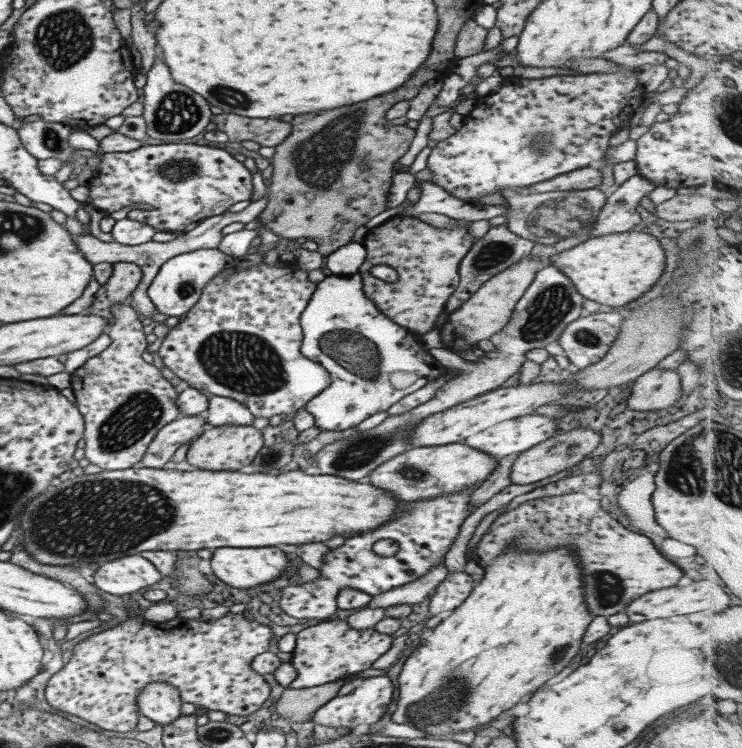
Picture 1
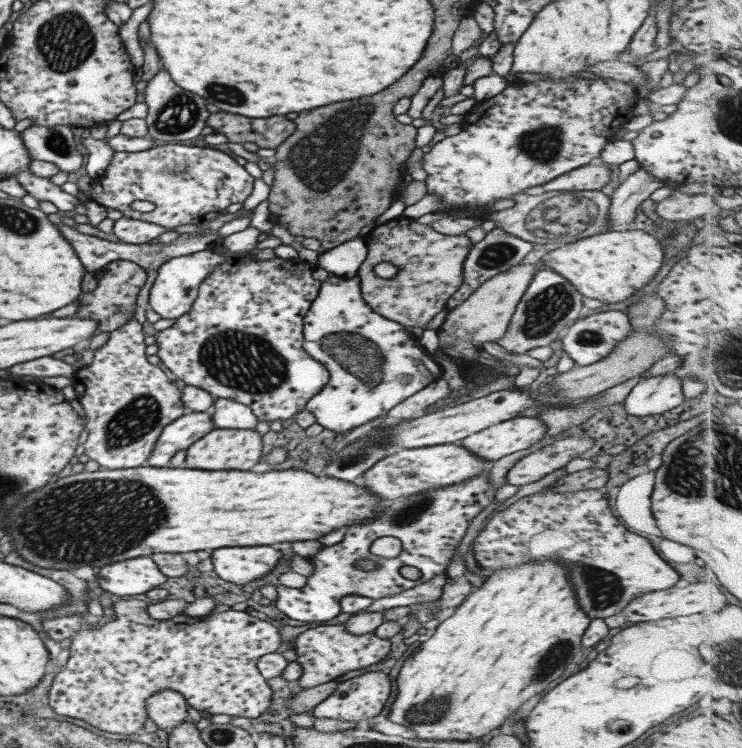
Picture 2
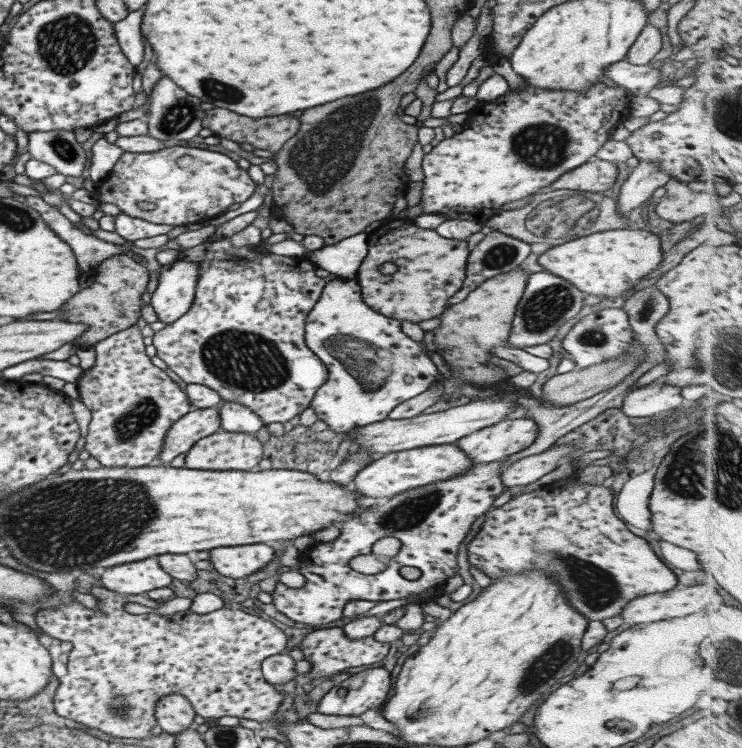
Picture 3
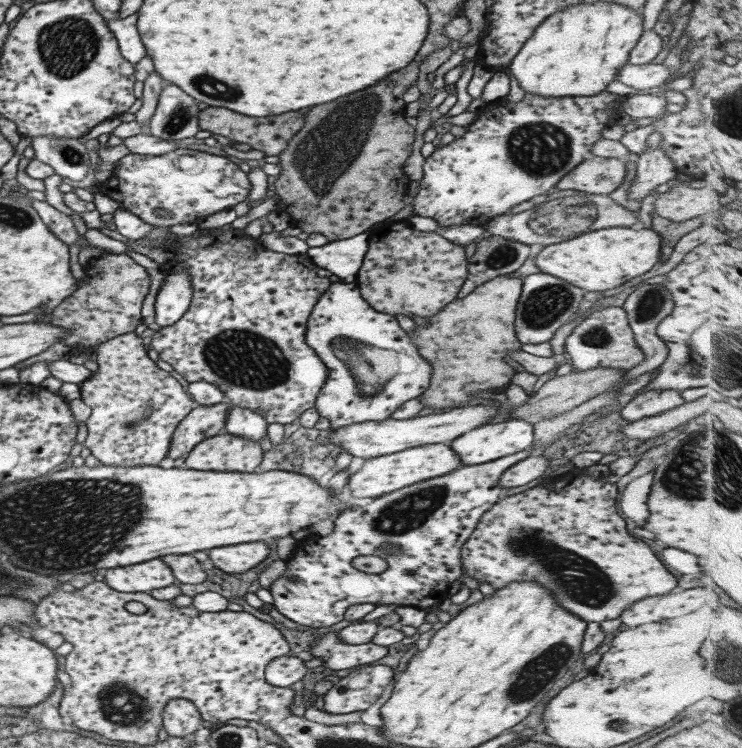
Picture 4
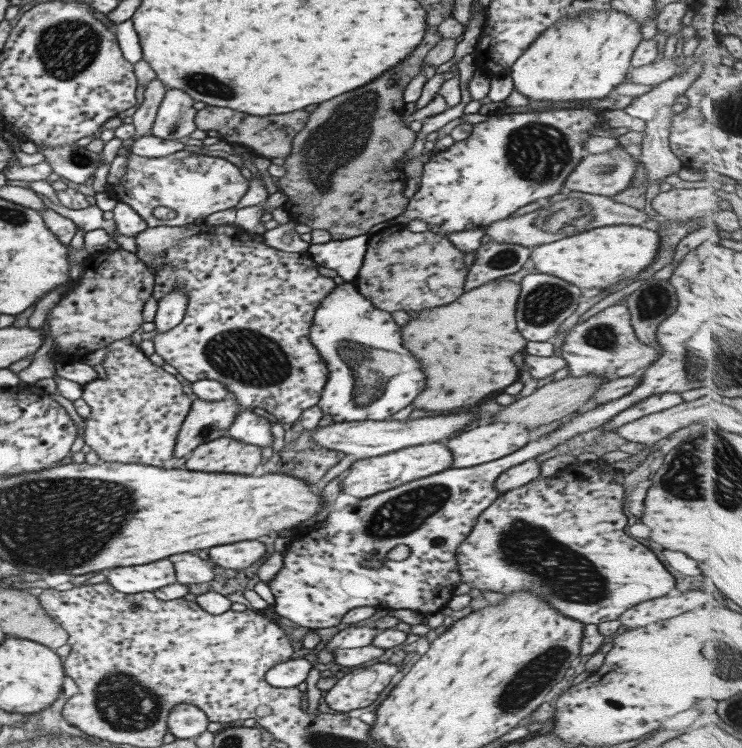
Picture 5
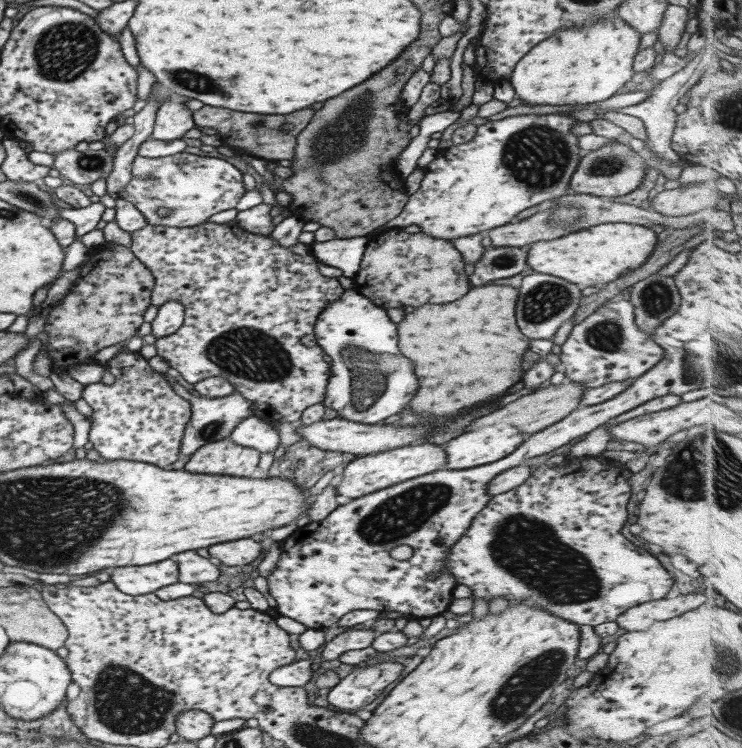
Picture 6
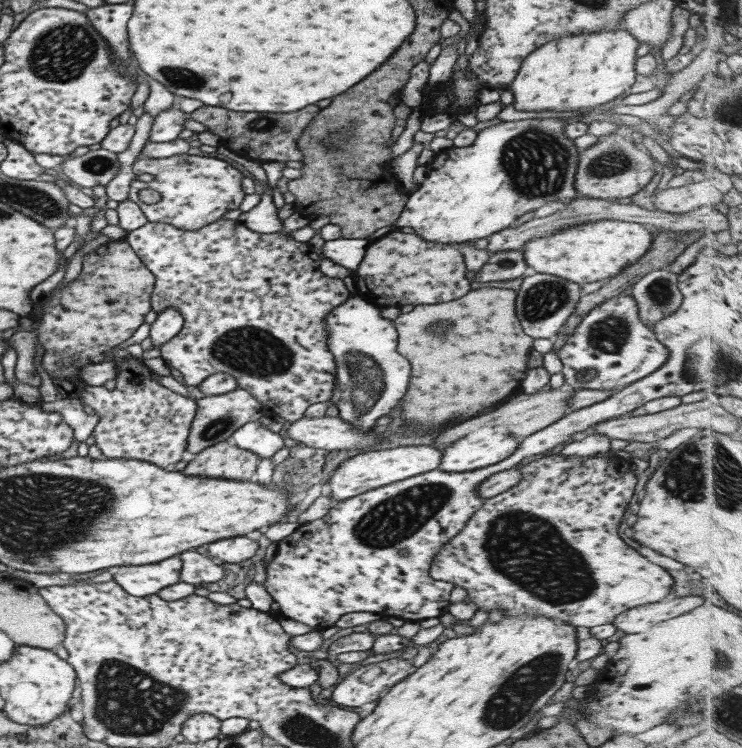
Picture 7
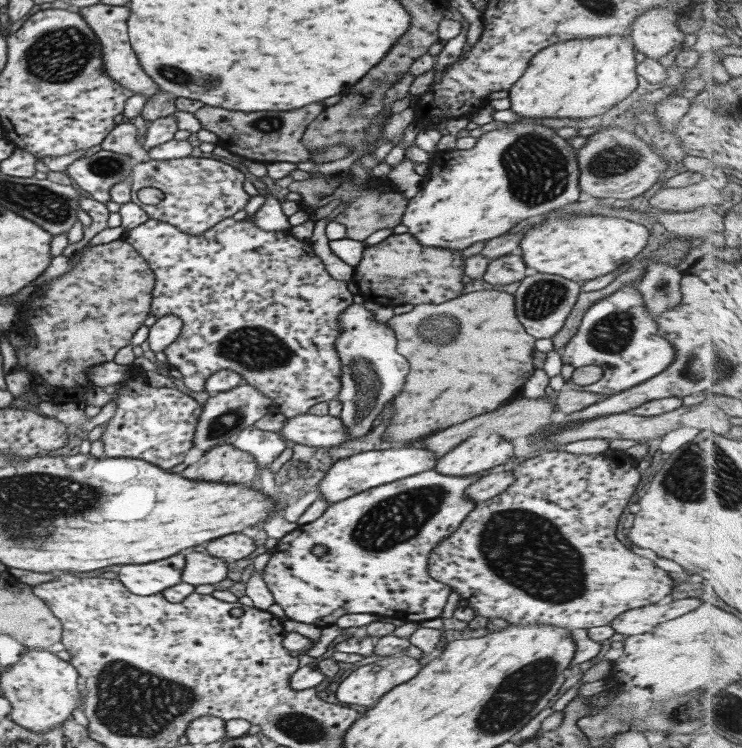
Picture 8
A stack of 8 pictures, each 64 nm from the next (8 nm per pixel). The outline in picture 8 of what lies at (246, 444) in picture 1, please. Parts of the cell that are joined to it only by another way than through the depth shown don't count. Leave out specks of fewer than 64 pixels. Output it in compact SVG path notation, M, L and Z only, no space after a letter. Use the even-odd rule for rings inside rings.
M231 443L213 446L204 452L199 460L189 464L183 478L189 480L205 480L205 482L220 482L231 485L249 485L259 472L256 460L249 454L234 448Z

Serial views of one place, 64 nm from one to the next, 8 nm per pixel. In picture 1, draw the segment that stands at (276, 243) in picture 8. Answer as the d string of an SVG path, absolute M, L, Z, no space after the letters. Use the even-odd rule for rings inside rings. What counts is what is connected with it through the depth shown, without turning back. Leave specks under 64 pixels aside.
M230 260L227 264L229 270L234 270L232 274L226 274L226 269L222 270L220 274L216 274L201 291L200 297L197 299L197 303L190 308L187 313L179 318L177 325L173 326L167 334L164 336L161 346L157 350L159 358L161 358L163 365L169 369L176 377L187 383L191 388L196 388L199 391L203 391L209 395L222 396L225 398L232 398L241 404L244 404L249 412L259 418L269 418L274 414L291 414L291 412L299 411L302 406L311 400L314 396L317 396L327 385L329 385L330 377L327 375L325 369L315 362L311 362L308 358L305 358L300 353L300 345L302 342L302 331L299 325L299 318L301 312L305 310L307 302L311 293L315 290L316 284L310 282L307 279L307 273L298 269L295 260L293 262L276 261L275 265L269 267L265 263L260 262L255 266L244 268L244 270L236 270L237 260Z

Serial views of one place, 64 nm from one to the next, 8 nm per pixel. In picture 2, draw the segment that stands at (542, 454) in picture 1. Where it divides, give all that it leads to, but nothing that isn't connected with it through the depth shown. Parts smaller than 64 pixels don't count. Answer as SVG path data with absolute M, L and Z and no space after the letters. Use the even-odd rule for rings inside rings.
M584 436L555 437L549 444L520 458L504 476L511 486L523 486L535 482L557 468L565 467L572 458L577 458L593 446L593 440Z

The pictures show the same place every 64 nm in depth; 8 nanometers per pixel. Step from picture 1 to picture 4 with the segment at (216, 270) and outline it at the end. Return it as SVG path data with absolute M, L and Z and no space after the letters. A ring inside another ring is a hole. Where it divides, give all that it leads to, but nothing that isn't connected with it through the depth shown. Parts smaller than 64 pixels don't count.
M179 271L169 273L155 295L155 324L160 328L173 325L189 307L192 286L189 273Z

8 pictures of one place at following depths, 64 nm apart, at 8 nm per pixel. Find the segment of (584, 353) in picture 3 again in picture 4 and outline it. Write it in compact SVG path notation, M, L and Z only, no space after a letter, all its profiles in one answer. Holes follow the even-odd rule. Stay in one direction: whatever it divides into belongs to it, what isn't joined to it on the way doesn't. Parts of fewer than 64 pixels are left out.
M605 307L589 314L571 330L565 338L564 354L573 372L583 372L600 368L621 370L623 374L637 368L643 360L642 350L634 342L633 334L627 321L627 314L621 307Z

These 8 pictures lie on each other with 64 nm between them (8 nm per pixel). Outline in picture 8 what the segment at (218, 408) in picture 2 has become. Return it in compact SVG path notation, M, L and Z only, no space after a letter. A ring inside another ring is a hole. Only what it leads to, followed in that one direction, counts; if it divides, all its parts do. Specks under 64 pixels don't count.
M249 425L238 433L231 445L249 453L256 460L259 472L285 449L285 442L277 436L277 432L263 431Z

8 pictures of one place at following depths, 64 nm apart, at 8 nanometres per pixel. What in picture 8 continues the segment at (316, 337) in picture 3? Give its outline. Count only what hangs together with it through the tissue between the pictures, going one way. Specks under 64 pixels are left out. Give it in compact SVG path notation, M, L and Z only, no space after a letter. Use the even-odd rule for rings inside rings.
M349 304L337 318L339 335L335 340L335 351L341 364L341 385L336 399L341 402L340 421L346 428L349 439L361 438L372 429L373 420L383 406L387 406L402 389L408 364L396 351L393 332L385 323L375 322L373 314L362 304Z

